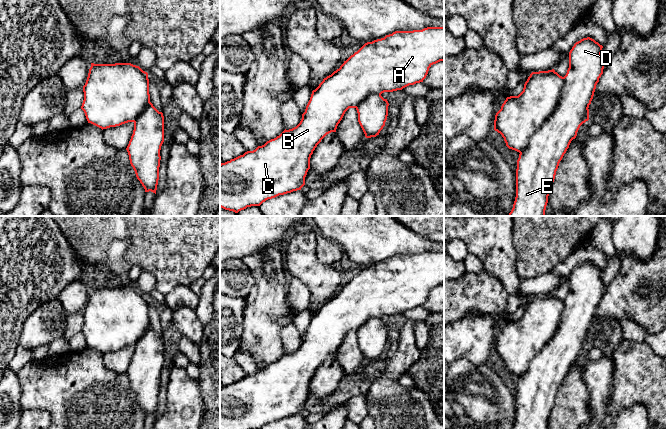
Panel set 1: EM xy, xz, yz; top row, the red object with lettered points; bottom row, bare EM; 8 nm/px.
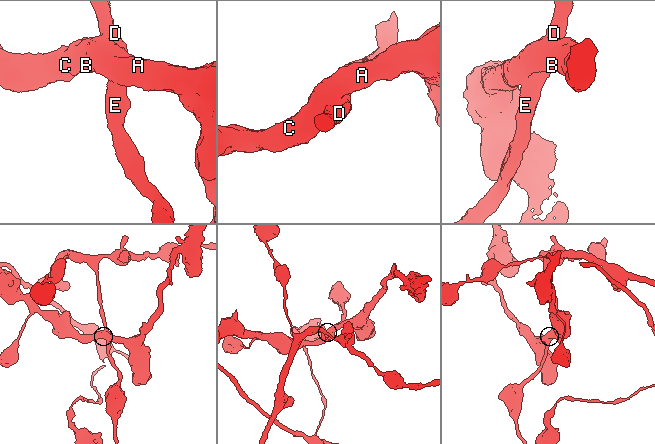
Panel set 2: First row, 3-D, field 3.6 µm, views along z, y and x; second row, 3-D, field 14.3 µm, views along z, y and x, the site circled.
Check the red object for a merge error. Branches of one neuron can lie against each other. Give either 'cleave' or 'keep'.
cleave

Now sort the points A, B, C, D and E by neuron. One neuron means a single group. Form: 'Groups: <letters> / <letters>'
Groups: A B C / D E

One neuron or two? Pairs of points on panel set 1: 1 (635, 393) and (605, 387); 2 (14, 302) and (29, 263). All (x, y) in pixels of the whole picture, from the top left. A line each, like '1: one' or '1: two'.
1: two
2: one

